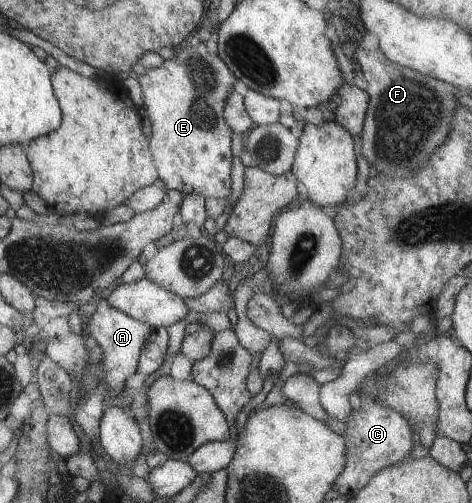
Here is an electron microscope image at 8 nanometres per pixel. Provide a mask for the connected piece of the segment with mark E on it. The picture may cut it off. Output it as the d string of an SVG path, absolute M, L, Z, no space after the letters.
M201 41L192 46L187 46L173 55L173 58L164 59L161 65L157 68L148 68L143 75L136 76L142 88L144 106L142 112L149 116L152 124L152 138L150 139L150 149L153 153L154 165L158 172L158 178L164 182L167 189L175 189L182 192L184 196L189 193L197 193L203 195L205 198L217 197L224 198L231 194L231 169L233 162L233 154L231 153L231 137L233 136L233 129L227 124L224 117L224 106L229 94L233 90L233 83L236 76L229 70L229 67L221 60L221 57L216 54L215 49L207 46L207 43Z

